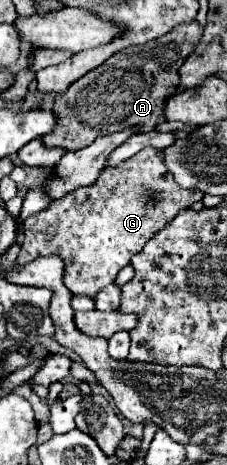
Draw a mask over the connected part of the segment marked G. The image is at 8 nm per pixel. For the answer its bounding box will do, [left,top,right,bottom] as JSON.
[18,147,204,297]

